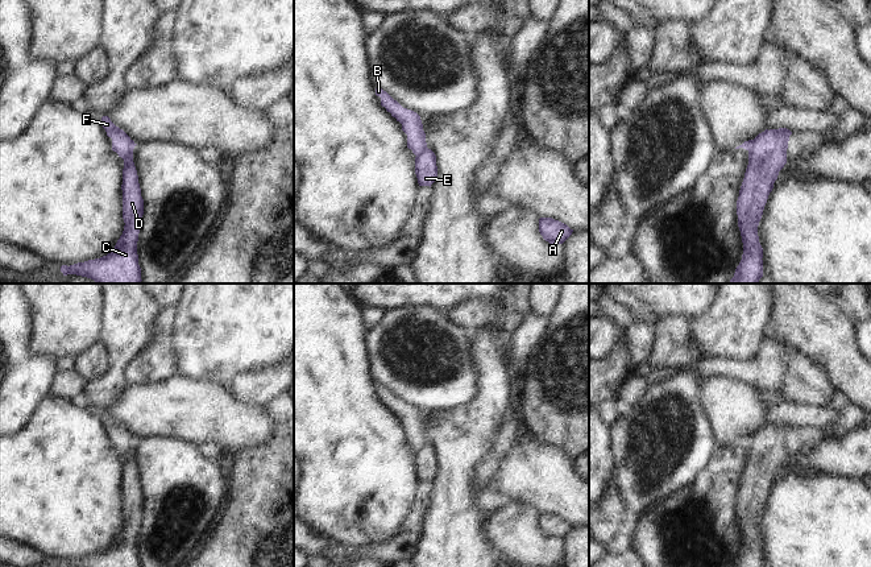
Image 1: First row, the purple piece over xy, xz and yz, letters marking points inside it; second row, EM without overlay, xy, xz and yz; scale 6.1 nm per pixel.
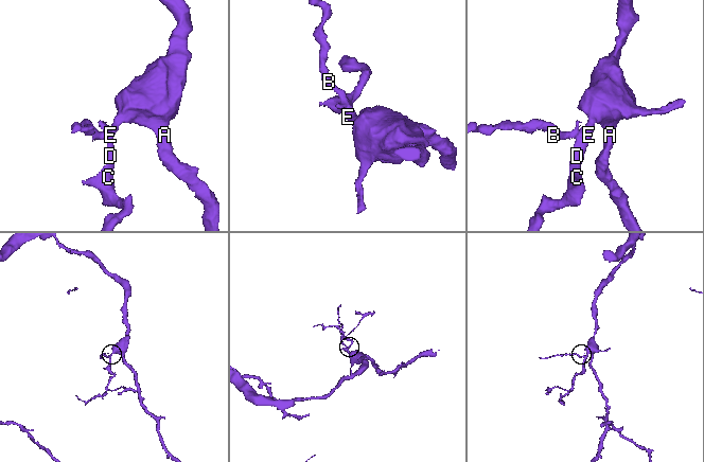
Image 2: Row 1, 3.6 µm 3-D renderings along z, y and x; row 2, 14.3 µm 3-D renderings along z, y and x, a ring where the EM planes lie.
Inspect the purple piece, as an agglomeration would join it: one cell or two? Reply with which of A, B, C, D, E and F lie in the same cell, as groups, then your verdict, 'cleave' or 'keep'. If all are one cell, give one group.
groups A C D E / B F; cleave

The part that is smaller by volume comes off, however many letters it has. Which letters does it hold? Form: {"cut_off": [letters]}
{"cut_off": ["B", "F"]}

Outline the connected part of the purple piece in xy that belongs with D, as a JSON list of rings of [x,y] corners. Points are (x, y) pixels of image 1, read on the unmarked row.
[[[133,444],[124,455],[123,464],[123,514],[124,526],[115,543],[100,554],[62,560],[61,567],[141,567],[137,537],[144,510],[144,494],[133,458]]]

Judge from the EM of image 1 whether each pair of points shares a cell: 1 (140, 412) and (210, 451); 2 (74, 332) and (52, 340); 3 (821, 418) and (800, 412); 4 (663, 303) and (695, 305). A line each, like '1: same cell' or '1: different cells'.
1: different cells
2: same cell
3: same cell
4: same cell

